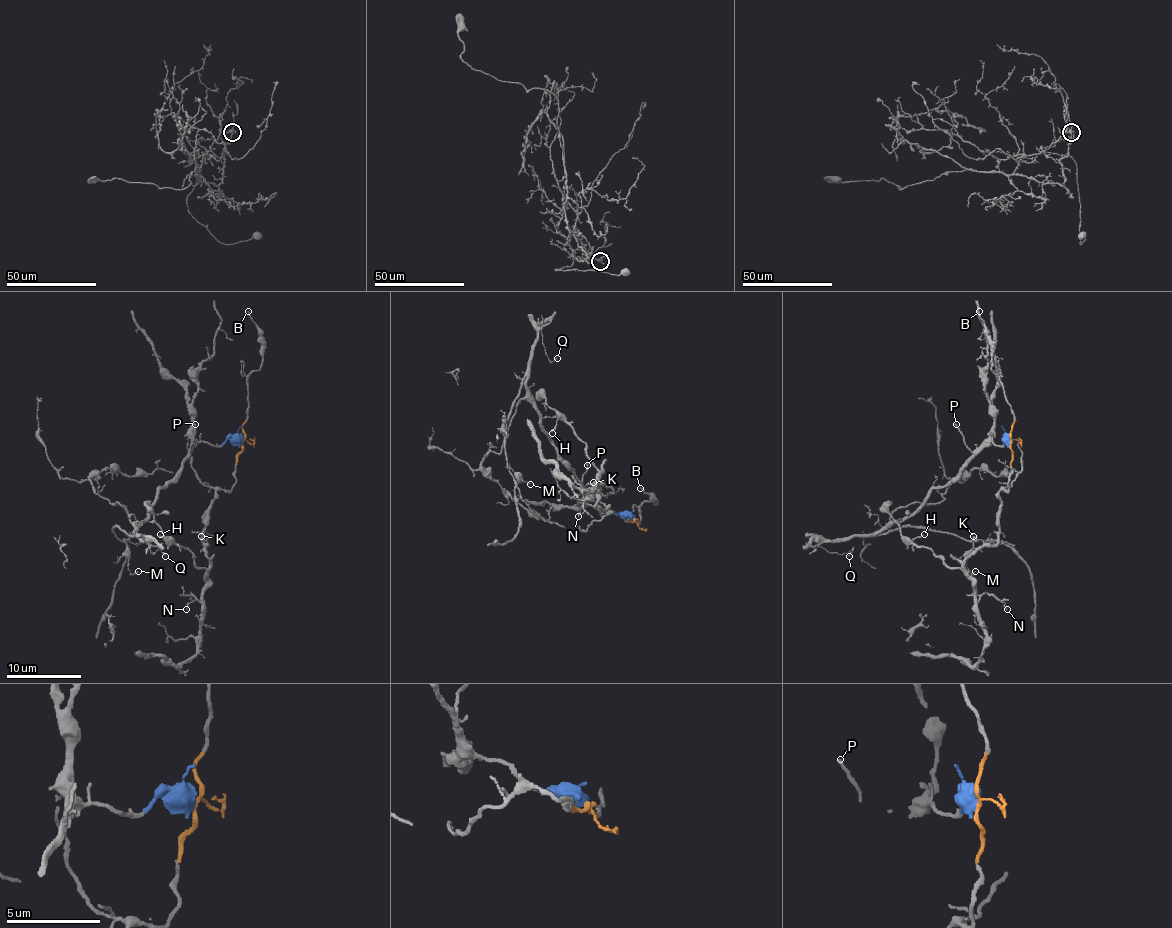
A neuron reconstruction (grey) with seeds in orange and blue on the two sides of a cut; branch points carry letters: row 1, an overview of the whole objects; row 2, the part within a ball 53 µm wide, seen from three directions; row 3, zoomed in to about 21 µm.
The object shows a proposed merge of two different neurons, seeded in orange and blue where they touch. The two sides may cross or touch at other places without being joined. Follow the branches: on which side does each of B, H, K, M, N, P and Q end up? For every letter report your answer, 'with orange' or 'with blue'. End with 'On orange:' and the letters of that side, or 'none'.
B: with orange
H: with orange
K: with orange
M: with blue
N: with orange
P: with blue
Q: with blue
On orange: B, H, K, N

